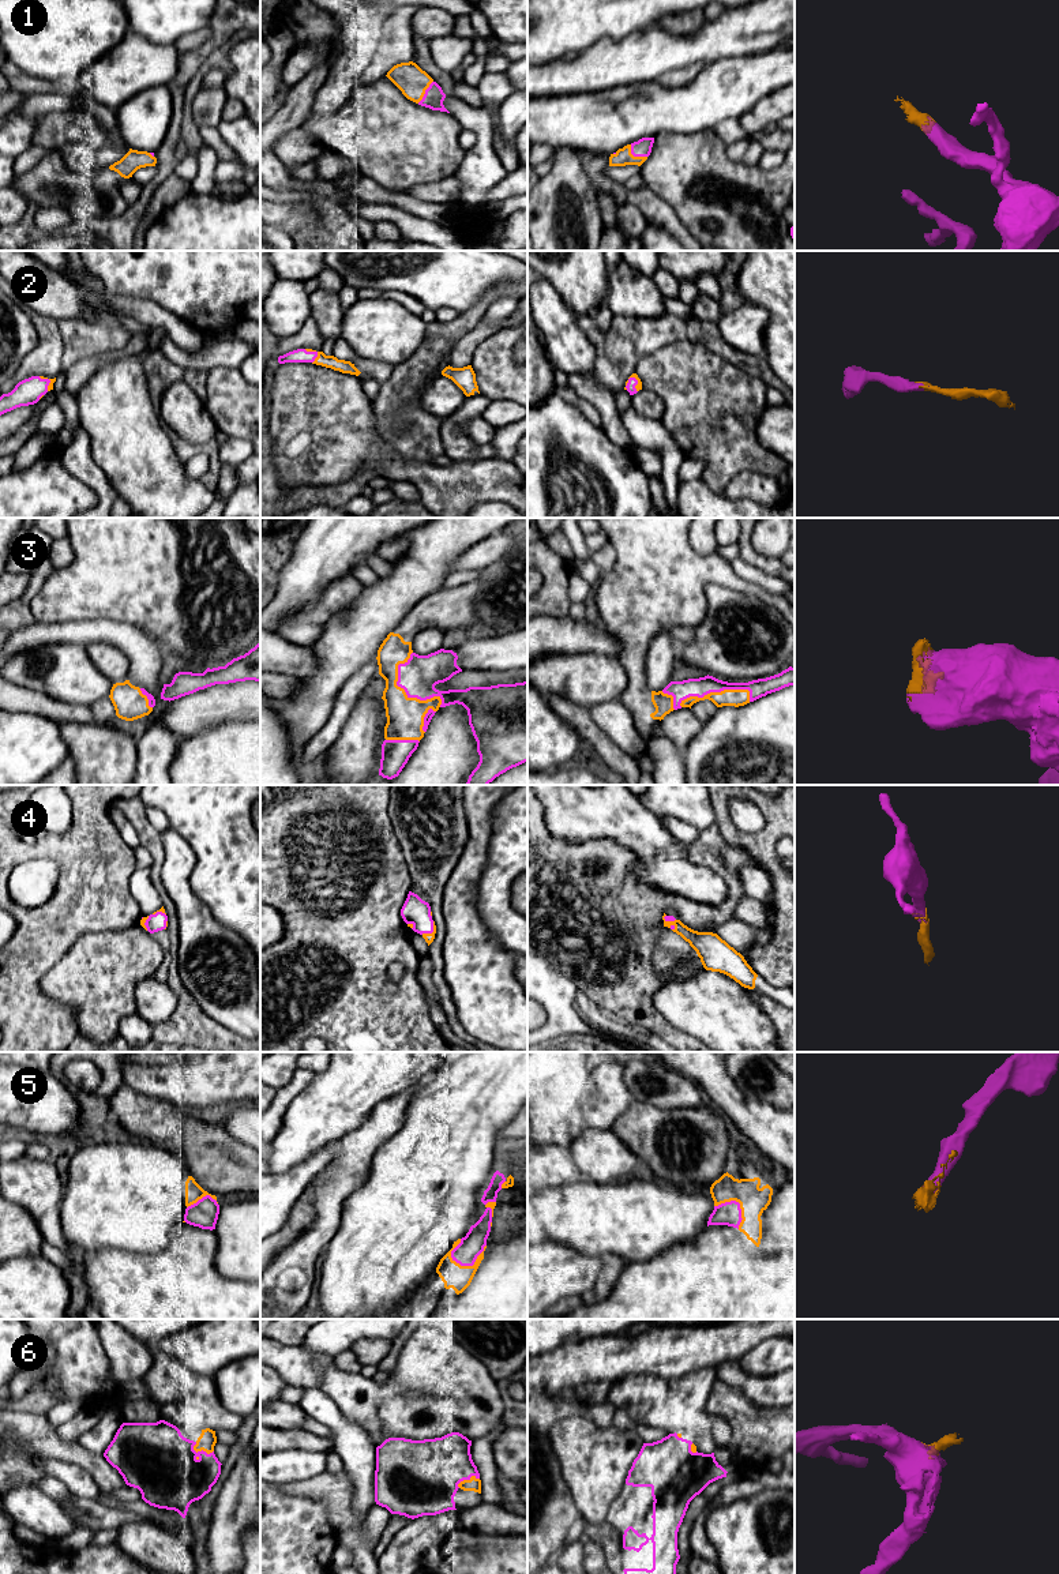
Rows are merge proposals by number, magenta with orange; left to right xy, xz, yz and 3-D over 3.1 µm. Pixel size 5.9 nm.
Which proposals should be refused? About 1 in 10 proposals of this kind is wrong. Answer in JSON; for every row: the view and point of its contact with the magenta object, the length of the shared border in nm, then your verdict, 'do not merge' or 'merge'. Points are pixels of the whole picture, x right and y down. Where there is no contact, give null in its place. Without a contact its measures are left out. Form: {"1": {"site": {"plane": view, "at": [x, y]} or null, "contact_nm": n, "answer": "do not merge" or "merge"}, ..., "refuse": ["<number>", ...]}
{"1": {"site": {"plane": "yz", "at": [635, 156]}, "contact_nm": 130, "answer": "merge"}, "2": {"site": {"plane": "xz", "at": [315, 352]}, "contact_nm": 100, "answer": "merge"}, "3": {"site": {"plane": "xz", "at": [405, 691]}, "contact_nm": 360, "answer": "merge"}, "4": {"site": {"plane": "xz", "at": [431, 932]}, "contact_nm": 110, "answer": "merge"}, "5": {"site": {"plane": "xz", "at": [470, 1265]}, "contact_nm": 220, "answer": "merge"}, "6": {"site": {"plane": "xy", "at": [202, 1450]}, "contact_nm": 130, "answer": "merge"}, "refuse": []}

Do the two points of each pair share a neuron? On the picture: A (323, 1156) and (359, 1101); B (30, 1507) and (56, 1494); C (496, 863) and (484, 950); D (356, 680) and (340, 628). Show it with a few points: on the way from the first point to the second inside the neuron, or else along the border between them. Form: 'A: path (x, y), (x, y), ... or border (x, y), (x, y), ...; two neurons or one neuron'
A: border (337, 1142), (329, 1142), (303, 1159); two neurons
B: border (38, 1486), (56, 1501); two neurons
C: border (479, 894), (479, 916), (481, 921), (507, 950); two neurons
D: border (375, 658), (365, 662), (344, 684), (335, 701); two neurons

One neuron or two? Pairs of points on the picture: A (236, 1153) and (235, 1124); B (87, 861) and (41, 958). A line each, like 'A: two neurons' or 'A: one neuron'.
A: two neurons
B: one neuron

